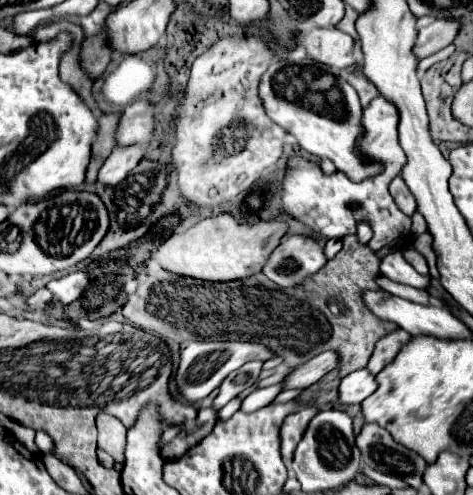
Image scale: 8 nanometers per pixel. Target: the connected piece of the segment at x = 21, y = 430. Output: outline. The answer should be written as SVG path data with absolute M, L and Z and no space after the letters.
M17 424L17 440L19 440L25 448L29 448L29 452L35 452L35 454L37 454L39 448L35 446L33 438L35 438L35 430L33 430L33 428L25 428L25 426Z

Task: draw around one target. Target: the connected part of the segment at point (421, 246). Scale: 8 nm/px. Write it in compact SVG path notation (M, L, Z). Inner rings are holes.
M425 232L425 234L421 234L421 236L415 240L413 246L415 246L415 250L419 250L419 252L427 258L430 276L439 279L440 274L437 268L437 257L433 250L433 236L431 236L429 232Z

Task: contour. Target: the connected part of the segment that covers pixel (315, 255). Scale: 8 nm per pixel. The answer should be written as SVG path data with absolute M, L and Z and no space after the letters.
M291 234L275 248L267 260L263 274L279 286L295 286L303 278L315 274L327 262L323 244L305 234Z

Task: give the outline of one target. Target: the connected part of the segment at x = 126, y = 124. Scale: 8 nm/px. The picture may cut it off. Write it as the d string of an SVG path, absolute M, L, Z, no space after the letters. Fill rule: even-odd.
M137 100L125 108L119 120L117 142L119 146L147 144L153 138L153 128L155 128L153 104L147 100Z

